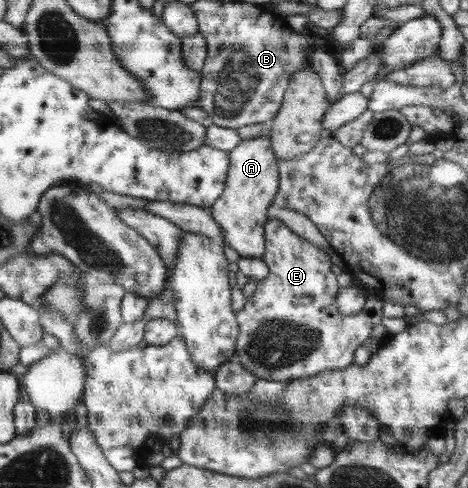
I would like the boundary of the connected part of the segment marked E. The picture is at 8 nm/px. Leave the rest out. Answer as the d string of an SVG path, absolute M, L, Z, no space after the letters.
M270 218L264 230L266 244L260 258L267 263L269 273L256 282L256 290L235 315L239 327L235 354L240 359L240 365L257 378L288 382L355 364L356 350L371 336L373 328L382 323L383 301L367 292L367 303L362 312L358 315L341 314L336 304L338 288L336 274L330 269L331 256L276 218Z

